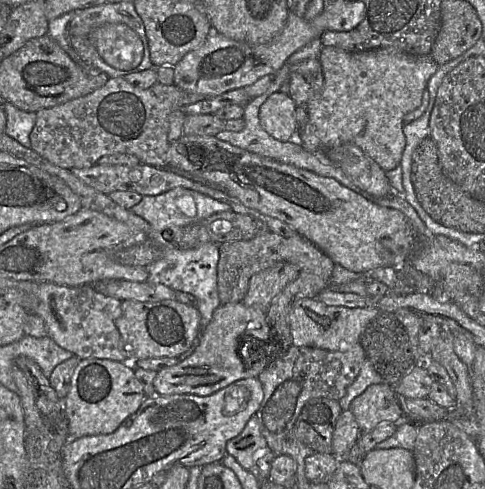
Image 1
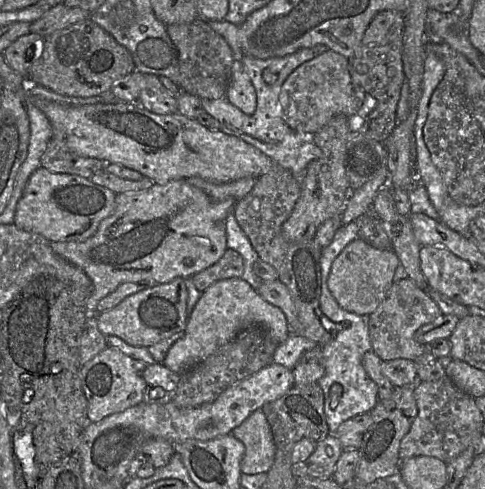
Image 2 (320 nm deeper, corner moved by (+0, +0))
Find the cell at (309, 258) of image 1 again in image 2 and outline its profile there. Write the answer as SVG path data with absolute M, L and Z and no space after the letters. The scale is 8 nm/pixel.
M227 248L223 256L213 265L193 275L195 287L203 292L219 280L240 278L244 272L244 259L235 250Z

